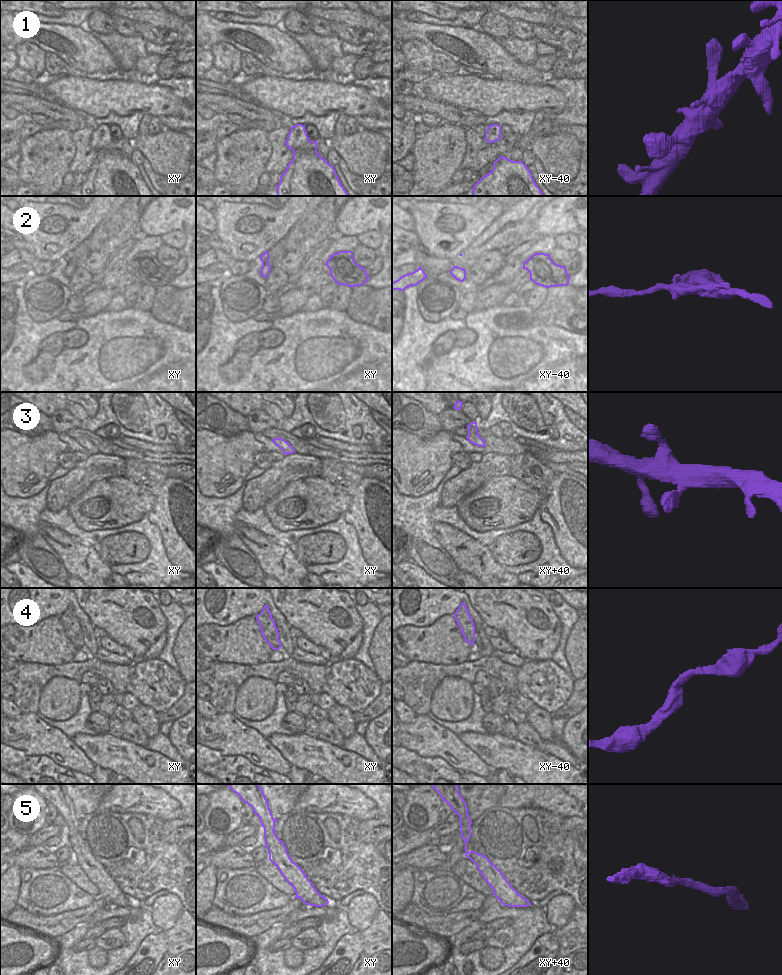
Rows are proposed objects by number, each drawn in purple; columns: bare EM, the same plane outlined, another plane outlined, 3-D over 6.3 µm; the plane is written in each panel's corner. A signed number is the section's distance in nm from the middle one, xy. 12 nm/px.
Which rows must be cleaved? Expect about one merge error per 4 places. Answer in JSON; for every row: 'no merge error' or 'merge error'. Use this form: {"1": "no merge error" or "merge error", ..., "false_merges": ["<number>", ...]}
{"1": "no merge error", "2": "merge error", "3": "no merge error", "4": "no merge error", "5": "no merge error", "false_merges": ["2"]}

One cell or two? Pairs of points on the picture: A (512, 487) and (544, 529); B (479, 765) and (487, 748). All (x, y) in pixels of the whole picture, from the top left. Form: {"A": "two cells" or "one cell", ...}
{"A": "two cells", "B": "two cells"}

